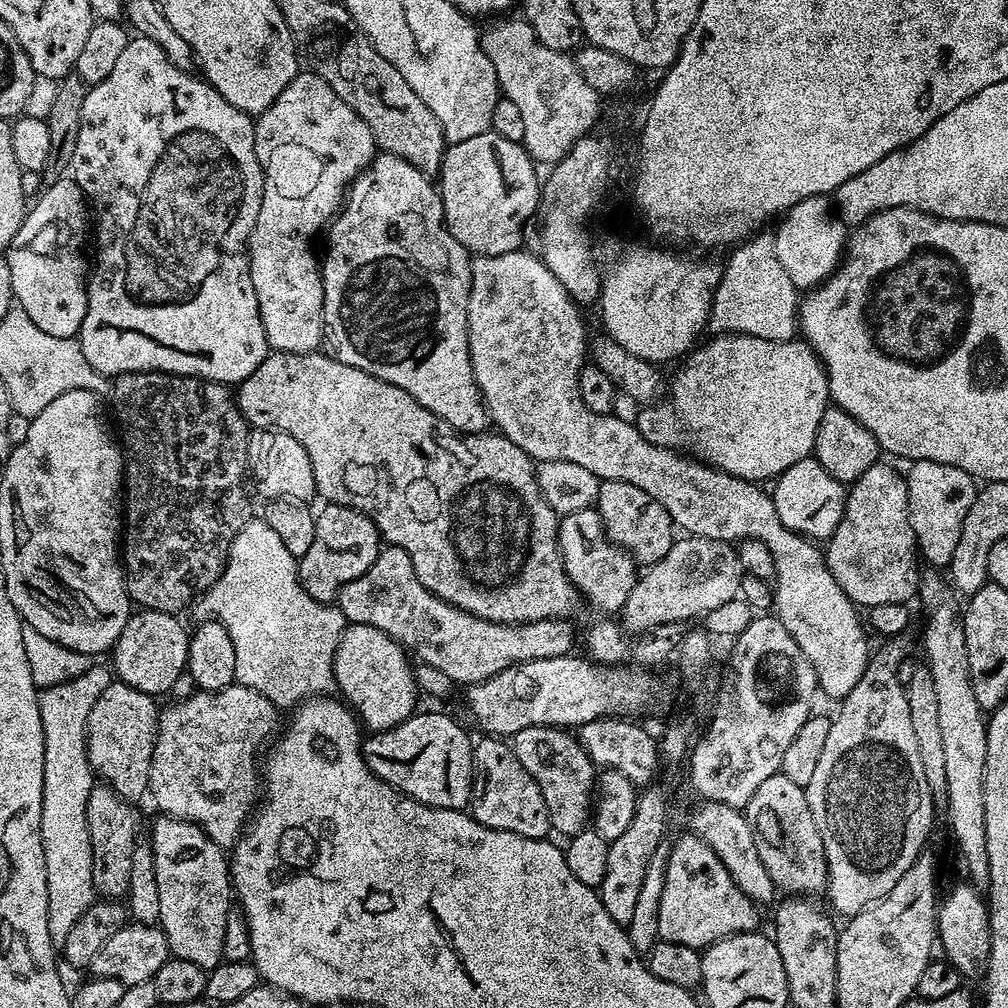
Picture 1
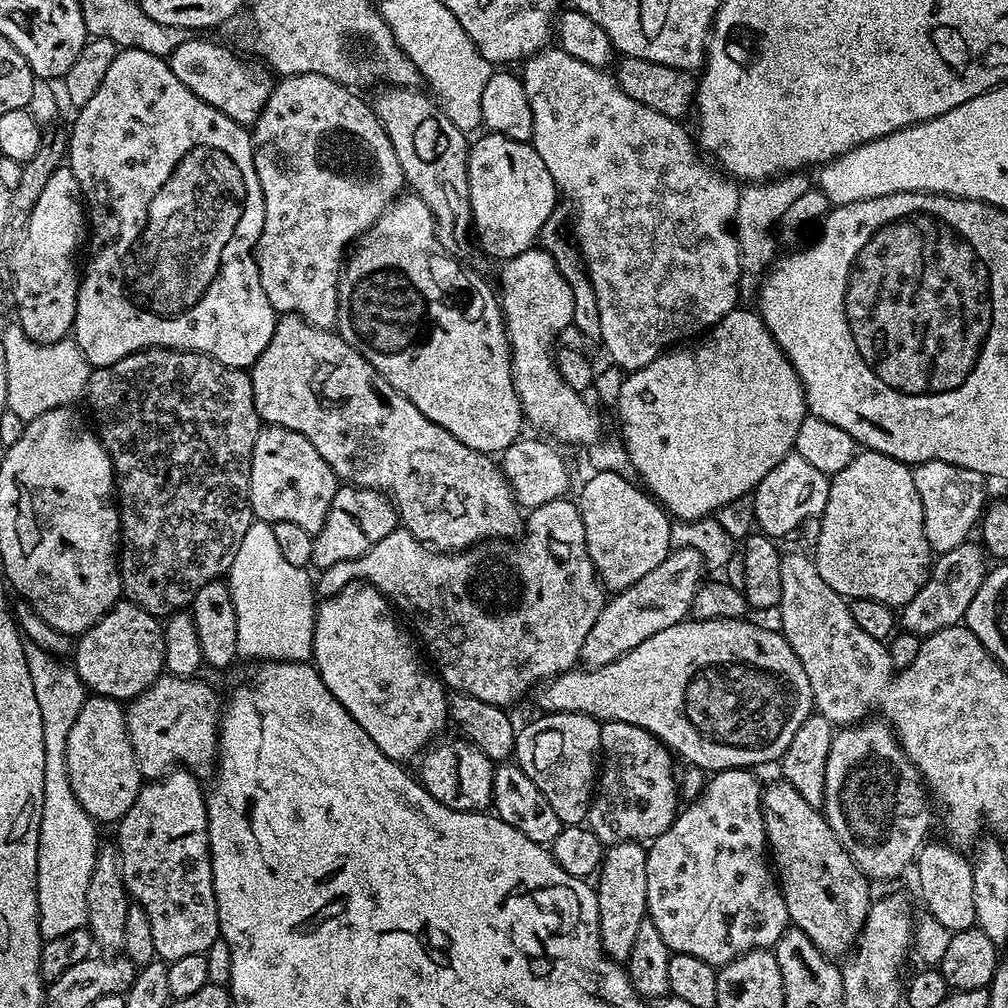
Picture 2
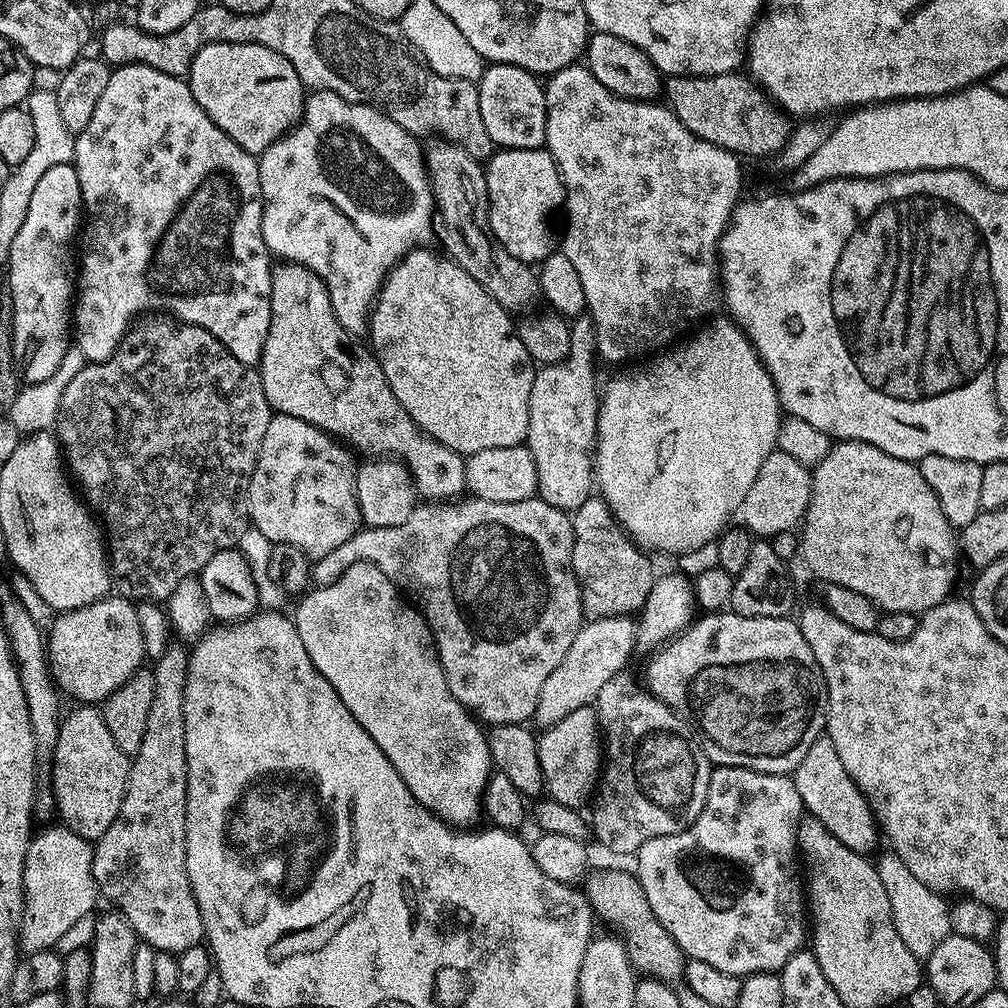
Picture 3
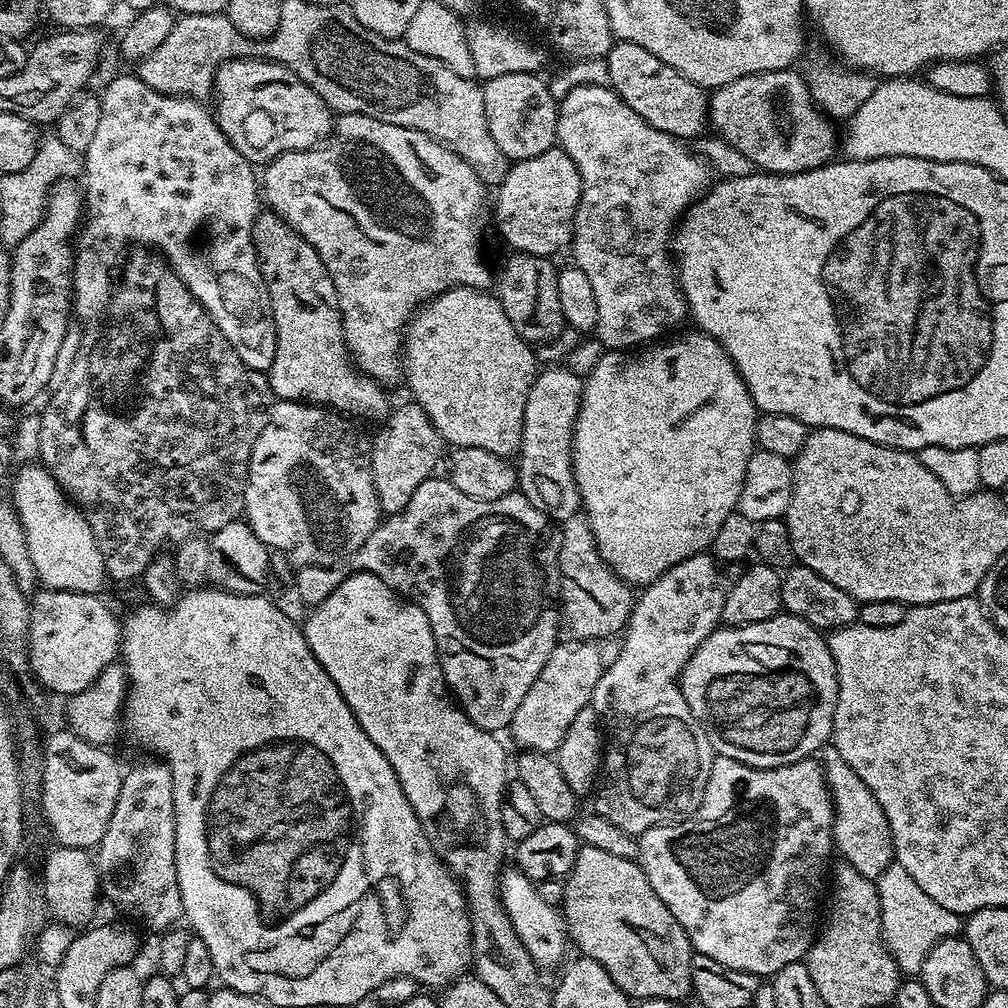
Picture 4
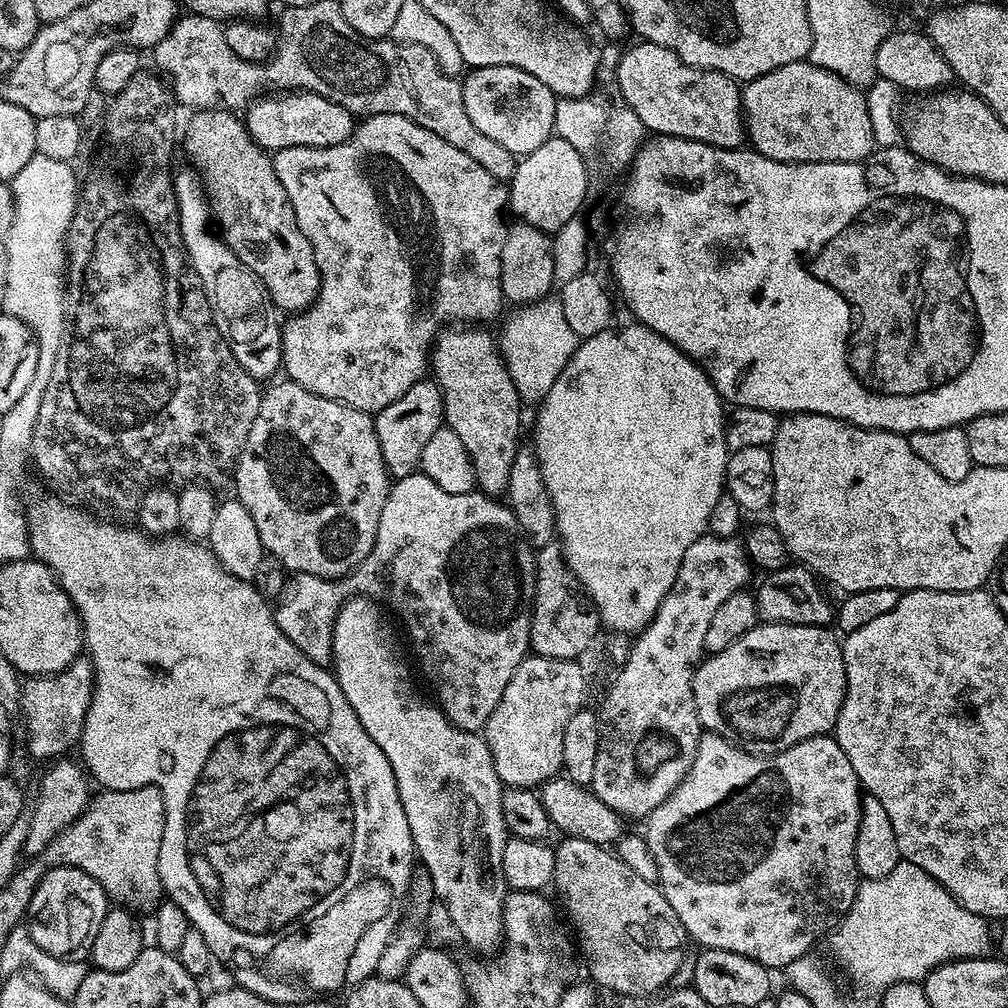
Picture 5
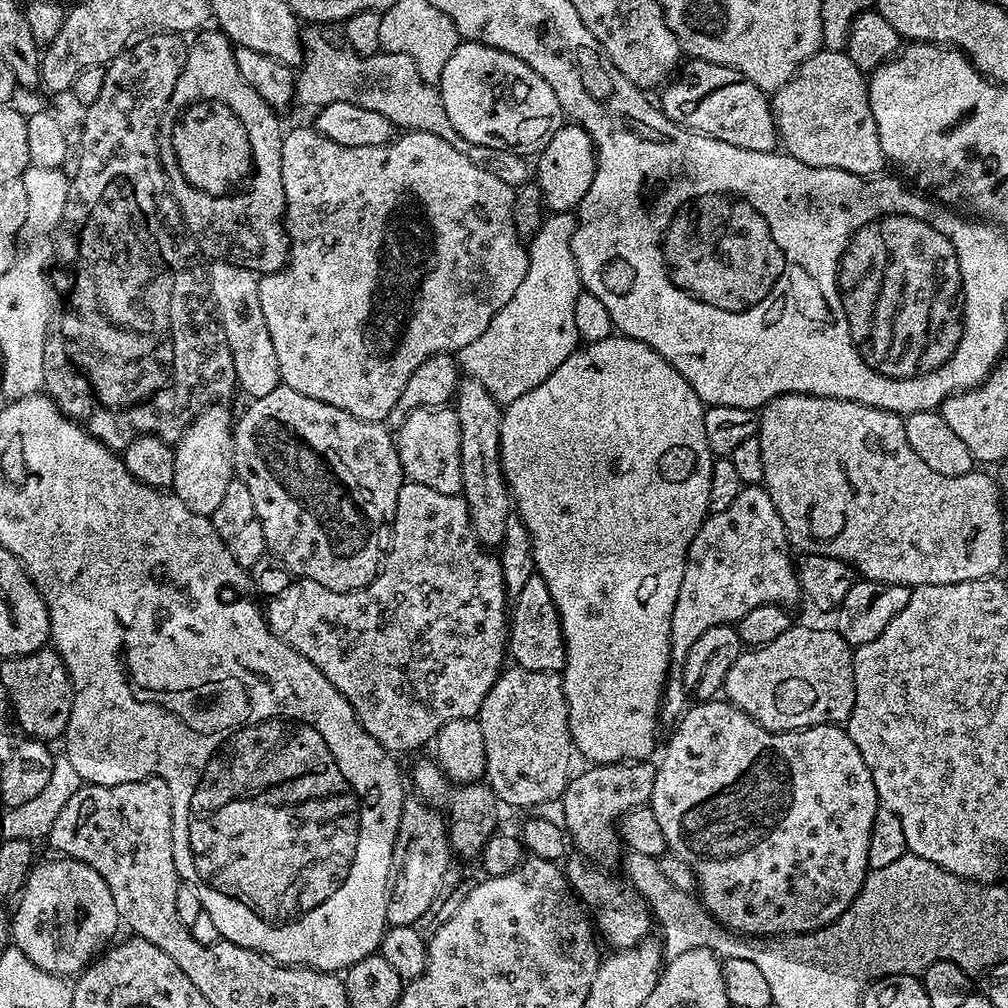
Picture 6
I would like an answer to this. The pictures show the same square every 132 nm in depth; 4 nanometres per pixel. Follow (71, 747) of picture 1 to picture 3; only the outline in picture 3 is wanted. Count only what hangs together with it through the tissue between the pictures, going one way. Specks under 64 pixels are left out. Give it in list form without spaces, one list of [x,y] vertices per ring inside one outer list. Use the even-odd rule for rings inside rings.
[[[56,822],[56,825],[53,826],[53,828],[46,828],[50,826],[44,826],[41,828],[44,828],[35,833],[35,836],[33,837],[33,840],[28,843],[28,849],[26,850],[26,862],[24,863],[24,913],[22,914],[22,918],[20,919],[20,930],[18,933],[18,948],[21,953],[27,954],[29,952],[46,952],[52,949],[55,949],[56,944],[59,942],[59,940],[62,938],[62,934],[66,934],[66,930],[70,930],[70,926],[74,926],[74,922],[78,922],[78,918],[86,918],[87,916],[92,916],[94,910],[92,910],[92,907],[95,906],[96,900],[98,901],[98,893],[96,891],[96,883],[94,882],[94,862],[92,861],[92,849],[93,845],[89,843],[89,841],[84,840],[79,836],[78,834],[74,834],[74,830],[70,830],[69,828],[64,827],[63,823]]]

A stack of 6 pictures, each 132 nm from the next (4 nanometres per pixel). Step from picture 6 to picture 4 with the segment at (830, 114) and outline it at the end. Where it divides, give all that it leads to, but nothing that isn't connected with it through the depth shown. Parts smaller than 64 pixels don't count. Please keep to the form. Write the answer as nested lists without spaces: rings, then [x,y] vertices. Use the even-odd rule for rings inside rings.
[[[796,70],[755,72],[754,74],[746,74],[742,78],[734,78],[734,82],[726,82],[726,86],[715,89],[715,91],[708,96],[708,124],[710,128],[713,128],[711,131],[715,133],[717,137],[724,139],[730,146],[734,146],[734,148],[738,150],[740,154],[744,154],[757,169],[766,172],[779,172],[783,174],[786,172],[805,172],[811,168],[820,168],[824,164],[829,163],[829,161],[837,155],[835,152],[838,152],[838,128],[836,132],[835,126],[832,125],[835,123],[833,123],[829,117],[825,116],[824,113],[821,112],[820,107],[812,100],[812,91],[808,88],[807,79],[805,79],[801,73],[799,76]]]

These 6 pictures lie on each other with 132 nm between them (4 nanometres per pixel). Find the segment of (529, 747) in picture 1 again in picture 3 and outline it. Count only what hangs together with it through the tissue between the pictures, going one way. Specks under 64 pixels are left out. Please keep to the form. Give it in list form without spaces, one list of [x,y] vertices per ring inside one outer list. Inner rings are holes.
[[[589,706],[574,710],[566,714],[566,718],[562,718],[558,723],[547,725],[541,732],[544,733],[539,733],[536,754],[542,766],[547,795],[557,800],[562,806],[570,806],[577,810],[583,809],[583,804],[587,805],[593,799],[598,788],[598,781],[602,776],[602,733],[600,721],[596,719],[595,707]]]

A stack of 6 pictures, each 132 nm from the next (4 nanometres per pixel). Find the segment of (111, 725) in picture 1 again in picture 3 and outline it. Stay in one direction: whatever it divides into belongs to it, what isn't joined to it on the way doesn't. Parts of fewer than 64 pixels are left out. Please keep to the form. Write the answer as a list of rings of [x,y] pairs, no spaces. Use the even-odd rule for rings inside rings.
[[[80,704],[60,721],[56,748],[51,754],[52,792],[55,811],[64,827],[82,839],[95,842],[110,830],[128,785],[130,758],[118,750],[99,707]]]

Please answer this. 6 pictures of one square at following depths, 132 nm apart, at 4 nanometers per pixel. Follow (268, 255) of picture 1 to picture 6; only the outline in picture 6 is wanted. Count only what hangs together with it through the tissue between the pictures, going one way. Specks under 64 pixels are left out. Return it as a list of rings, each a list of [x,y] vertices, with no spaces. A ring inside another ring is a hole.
[[[315,127],[287,129],[282,142],[282,186],[288,263],[279,272],[261,275],[257,286],[266,330],[270,330],[270,342],[274,342],[274,354],[278,354],[280,382],[290,390],[298,390],[298,394],[338,406],[338,410],[346,410],[346,414],[354,414],[359,420],[375,424],[387,421],[398,398],[402,398],[402,390],[406,390],[406,382],[410,382],[410,374],[437,352],[456,354],[470,346],[490,326],[490,318],[514,298],[514,290],[526,278],[528,254],[512,217],[516,201],[513,188],[434,134],[405,131],[382,146],[338,146],[338,142],[330,142]]]

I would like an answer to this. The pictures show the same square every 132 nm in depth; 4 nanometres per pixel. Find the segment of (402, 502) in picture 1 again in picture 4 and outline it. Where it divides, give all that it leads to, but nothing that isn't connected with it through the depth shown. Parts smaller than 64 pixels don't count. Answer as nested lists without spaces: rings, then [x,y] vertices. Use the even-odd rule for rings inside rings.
[[[271,210],[261,211],[256,217],[252,241],[256,247],[256,259],[260,262],[260,273],[270,298],[276,331],[274,362],[268,367],[266,373],[273,397],[276,400],[298,400],[327,406],[352,418],[360,415],[364,420],[383,421],[390,411],[388,396],[384,393],[387,392],[385,385],[372,380],[352,363],[348,349],[344,347],[344,327],[334,282],[322,258],[318,258],[314,246],[310,246],[306,238],[298,235],[281,216],[277,216]]]

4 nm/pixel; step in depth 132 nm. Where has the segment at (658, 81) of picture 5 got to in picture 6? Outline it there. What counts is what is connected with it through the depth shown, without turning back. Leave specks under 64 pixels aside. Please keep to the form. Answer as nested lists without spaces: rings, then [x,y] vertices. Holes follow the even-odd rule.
[[[695,58],[689,59],[687,62],[689,64],[685,63],[679,69],[678,75],[669,79],[659,93],[661,96],[660,100],[658,99],[658,107],[666,114],[666,118],[670,118],[675,124],[680,124],[684,128],[689,128],[692,132],[701,132],[710,138],[730,142],[730,146],[742,146],[742,150],[777,151],[776,120],[772,117],[772,105],[769,97],[761,88],[754,86],[754,82],[746,80],[743,74],[730,66],[722,66]]]

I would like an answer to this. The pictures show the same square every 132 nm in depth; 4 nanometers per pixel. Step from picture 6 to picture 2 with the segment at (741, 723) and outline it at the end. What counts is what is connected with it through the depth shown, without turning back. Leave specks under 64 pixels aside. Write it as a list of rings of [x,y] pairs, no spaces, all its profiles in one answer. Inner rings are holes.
[[[727,768],[725,772],[715,773],[705,783],[704,791],[687,805],[688,809],[677,815],[676,821],[661,836],[647,845],[646,858],[646,902],[648,903],[647,919],[658,926],[658,934],[662,934],[662,942],[666,942],[668,951],[675,954],[690,954],[694,958],[702,958],[702,962],[713,966],[729,964],[747,952],[759,952],[771,949],[782,938],[782,934],[790,927],[786,902],[780,893],[780,885],[774,875],[769,853],[766,851],[768,840],[764,837],[764,815],[762,814],[762,784],[756,781],[757,773],[747,768]]]

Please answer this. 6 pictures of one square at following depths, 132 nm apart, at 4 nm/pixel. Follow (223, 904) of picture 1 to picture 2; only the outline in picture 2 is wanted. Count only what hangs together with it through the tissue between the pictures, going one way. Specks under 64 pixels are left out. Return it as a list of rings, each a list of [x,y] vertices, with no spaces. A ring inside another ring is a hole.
[[[173,770],[167,776],[158,780],[145,783],[141,787],[138,798],[134,798],[134,806],[126,810],[126,814],[118,821],[120,833],[114,837],[120,850],[122,862],[122,878],[129,897],[135,903],[140,904],[146,910],[146,916],[150,918],[150,930],[154,930],[154,950],[161,961],[171,962],[178,958],[186,958],[186,954],[204,954],[214,946],[214,942],[220,939],[220,923],[218,922],[218,906],[214,898],[214,878],[212,877],[212,859],[210,858],[210,842],[208,841],[208,801],[205,789],[200,789],[201,781],[187,770]]]

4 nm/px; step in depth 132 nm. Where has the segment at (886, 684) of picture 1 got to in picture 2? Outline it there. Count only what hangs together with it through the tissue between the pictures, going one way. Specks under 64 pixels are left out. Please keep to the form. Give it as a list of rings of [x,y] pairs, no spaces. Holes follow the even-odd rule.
[[[972,543],[954,546],[954,550],[939,553],[935,557],[922,590],[918,590],[918,594],[914,594],[914,598],[910,598],[910,602],[899,609],[898,624],[903,631],[923,638],[963,621],[966,610],[970,610],[970,602],[974,602],[974,594],[978,594],[984,577],[990,571],[983,547],[979,543]],[[872,718],[867,722],[841,727],[833,735],[830,758],[826,760],[822,815],[828,819],[830,830],[834,830],[838,842],[842,842],[844,852],[850,854],[850,858],[869,881],[892,880],[902,875],[907,868],[909,871],[917,852],[926,843],[927,836],[924,835],[932,820],[928,804],[930,796],[920,771],[910,762],[895,732],[887,723]]]

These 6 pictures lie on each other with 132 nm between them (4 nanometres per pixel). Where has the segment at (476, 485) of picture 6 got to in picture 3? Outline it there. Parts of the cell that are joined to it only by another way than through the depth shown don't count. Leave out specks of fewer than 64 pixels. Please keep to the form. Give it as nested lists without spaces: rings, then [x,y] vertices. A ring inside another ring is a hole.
[[[417,246],[393,264],[388,275],[384,277],[383,285],[370,312],[366,336],[367,339],[372,339],[371,351],[374,353],[376,361],[382,366],[382,374],[386,374],[386,382],[390,382],[390,390],[394,394],[394,398],[398,398],[402,410],[406,410],[406,414],[410,414],[410,418],[419,426],[424,435],[431,436],[442,446],[459,452],[465,458],[473,456],[478,450],[521,447],[528,438],[530,386],[534,382],[537,369],[534,367],[532,359],[526,354],[526,346],[522,346],[517,329],[514,327],[513,317],[509,312],[486,290],[482,290],[482,286],[478,286],[478,282],[474,282],[474,278],[470,278],[470,274],[466,274],[466,270],[462,270],[462,266],[458,266],[450,258],[440,256],[435,256],[428,246]]]

